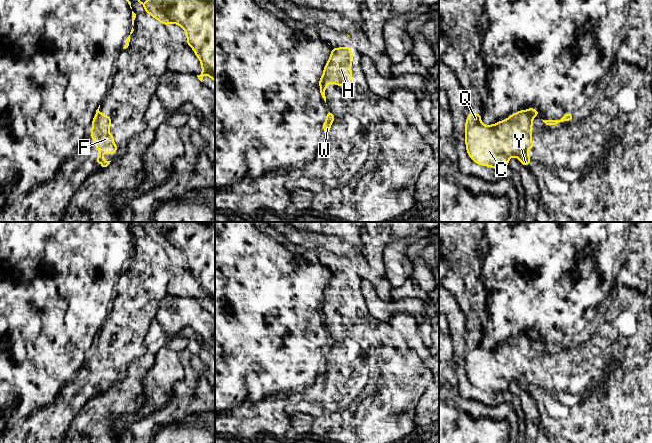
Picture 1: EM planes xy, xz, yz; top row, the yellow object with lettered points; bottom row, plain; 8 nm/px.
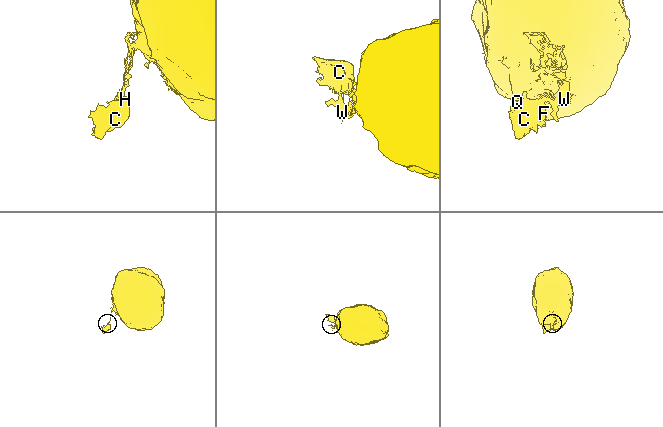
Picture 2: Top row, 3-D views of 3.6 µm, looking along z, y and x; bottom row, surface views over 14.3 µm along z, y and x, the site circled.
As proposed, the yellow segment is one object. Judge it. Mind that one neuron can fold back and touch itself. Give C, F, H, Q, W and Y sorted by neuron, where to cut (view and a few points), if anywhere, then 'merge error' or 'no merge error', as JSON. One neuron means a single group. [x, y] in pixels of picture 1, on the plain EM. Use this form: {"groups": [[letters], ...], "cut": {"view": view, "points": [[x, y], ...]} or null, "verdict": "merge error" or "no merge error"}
{"groups": [["C", "F", "H", "Q", "Y"], ["W"]], "cut": {"view": "yz", "points": [[528, 334], [532, 340]]}, "verdict": "merge error"}

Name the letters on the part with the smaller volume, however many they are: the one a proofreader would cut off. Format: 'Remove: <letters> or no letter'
Remove: C, F, H, Q, Y

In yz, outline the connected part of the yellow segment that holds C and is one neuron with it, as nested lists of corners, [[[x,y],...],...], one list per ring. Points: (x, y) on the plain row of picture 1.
[[[520,334],[507,343],[488,350],[481,347],[481,337],[468,337],[465,347],[466,375],[476,388],[489,390],[494,394],[508,392],[508,386],[512,380],[517,381],[523,390],[528,391],[532,383],[527,375],[534,372],[532,350],[530,335]]]

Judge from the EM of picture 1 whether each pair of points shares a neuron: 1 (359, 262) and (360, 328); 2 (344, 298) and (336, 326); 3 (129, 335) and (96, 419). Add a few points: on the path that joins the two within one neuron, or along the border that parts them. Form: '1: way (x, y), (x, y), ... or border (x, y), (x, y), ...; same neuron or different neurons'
1: border (352, 265), (362, 278); different neurons
2: way (344, 305), (343, 319); same neuron
3: border (127, 367), (125, 376), (111, 385); different neurons

